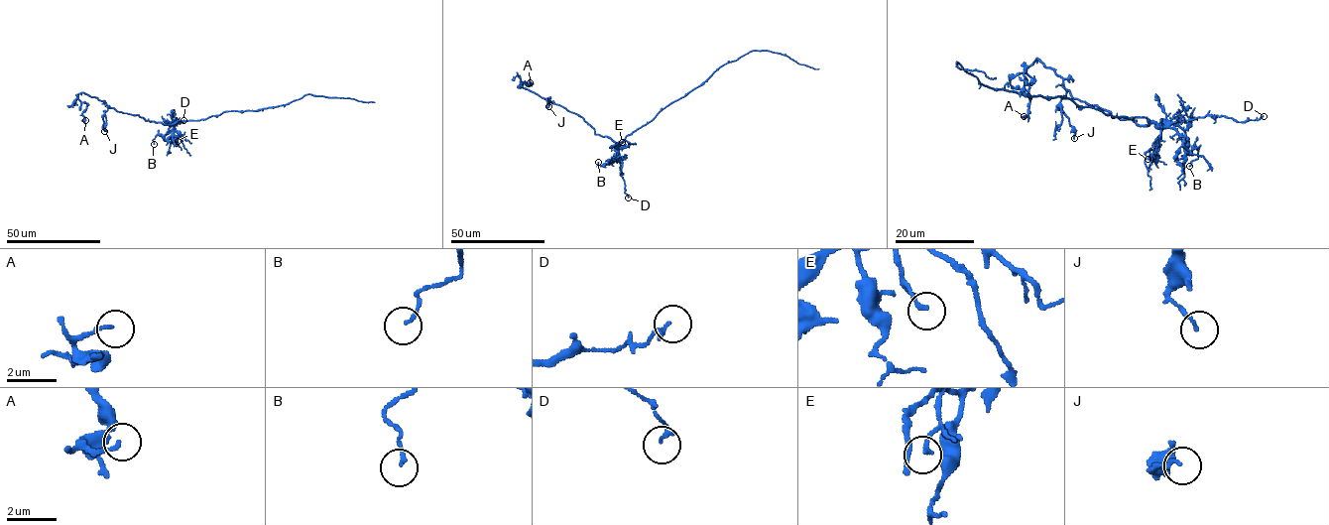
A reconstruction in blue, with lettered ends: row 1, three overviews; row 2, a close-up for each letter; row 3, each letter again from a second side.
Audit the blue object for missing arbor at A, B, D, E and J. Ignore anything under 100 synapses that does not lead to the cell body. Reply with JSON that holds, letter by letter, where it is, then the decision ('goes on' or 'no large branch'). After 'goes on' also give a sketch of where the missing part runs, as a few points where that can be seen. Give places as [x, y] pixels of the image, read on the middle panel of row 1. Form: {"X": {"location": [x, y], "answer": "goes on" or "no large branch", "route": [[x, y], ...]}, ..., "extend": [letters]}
{"A": {"location": [530, 82], "answer": "no large branch"}, "B": {"location": [598, 162], "answer": "no large branch"}, "D": {"location": [628, 197], "answer": "no large branch"}, "E": {"location": [622, 142], "answer": "no large branch"}, "J": {"location": [548, 106], "answer": "no large branch"}, "extend": []}

